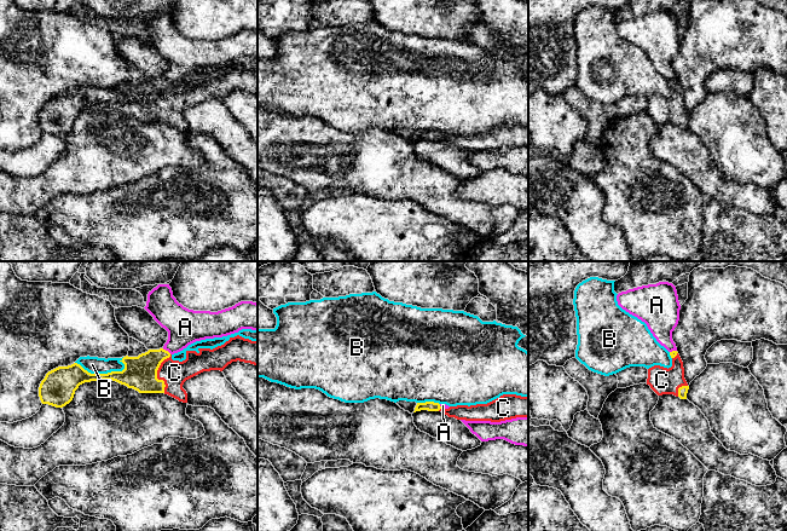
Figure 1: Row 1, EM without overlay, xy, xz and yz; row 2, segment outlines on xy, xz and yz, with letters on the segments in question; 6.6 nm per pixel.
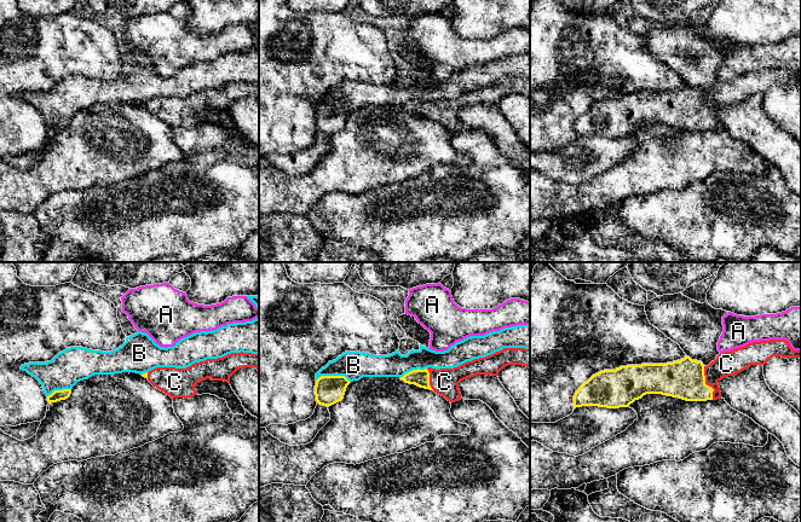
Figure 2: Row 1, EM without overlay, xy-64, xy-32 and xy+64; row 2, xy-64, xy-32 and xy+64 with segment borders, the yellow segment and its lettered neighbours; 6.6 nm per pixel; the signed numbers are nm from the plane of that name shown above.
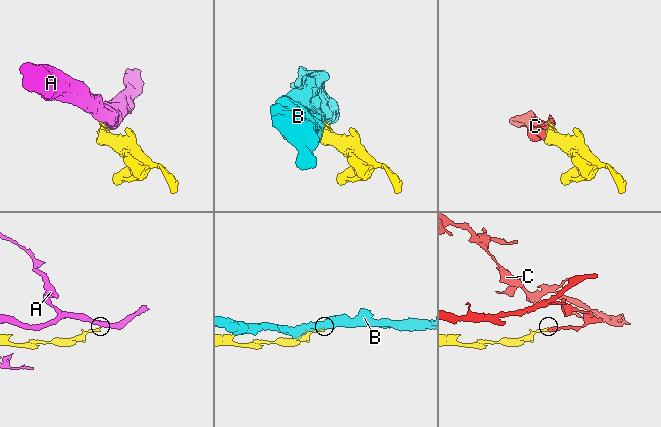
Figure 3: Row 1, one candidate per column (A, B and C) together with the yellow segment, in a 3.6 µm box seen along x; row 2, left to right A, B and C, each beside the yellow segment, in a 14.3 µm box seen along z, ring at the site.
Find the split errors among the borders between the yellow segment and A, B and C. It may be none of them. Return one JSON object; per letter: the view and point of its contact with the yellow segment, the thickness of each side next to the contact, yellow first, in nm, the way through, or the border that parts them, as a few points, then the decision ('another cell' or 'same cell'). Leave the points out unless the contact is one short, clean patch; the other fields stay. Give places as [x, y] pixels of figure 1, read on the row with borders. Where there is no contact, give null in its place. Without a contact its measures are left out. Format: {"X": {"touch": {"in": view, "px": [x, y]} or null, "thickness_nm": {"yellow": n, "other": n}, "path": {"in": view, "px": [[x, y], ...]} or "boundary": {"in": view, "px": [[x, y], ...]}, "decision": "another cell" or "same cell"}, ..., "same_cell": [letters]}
{"A": {"touch": {"in": "xy", "px": [167, 351]}, "thickness_nm": {"yellow": 220, "other": 240}, "boundary": {"in": "xy", "px": [[162, 348], [171, 353]]}, "decision": "another cell"}, "B": {"touch": {"in": "xy", "px": [100, 374]}, "thickness_nm": {"yellow": 200, "other": 110}, "decision": "another cell"}, "C": {"touch": {"in": "xy", "px": [156, 374]}, "thickness_nm": {"yellow": 220, "other": 170}, "path": {"in": "xy", "px": [[140, 373], [156, 374], [174, 373]]}, "decision": "same cell"}, "same_cell": ["C"]}

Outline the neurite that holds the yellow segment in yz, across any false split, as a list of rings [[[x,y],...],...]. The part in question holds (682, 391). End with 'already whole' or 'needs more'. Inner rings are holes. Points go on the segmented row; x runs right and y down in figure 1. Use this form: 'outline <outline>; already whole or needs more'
outline [[[677,351],[670,352],[672,366],[654,365],[648,369],[647,385],[658,394],[673,394],[687,399],[689,386],[684,379],[683,362]]]; needs more

